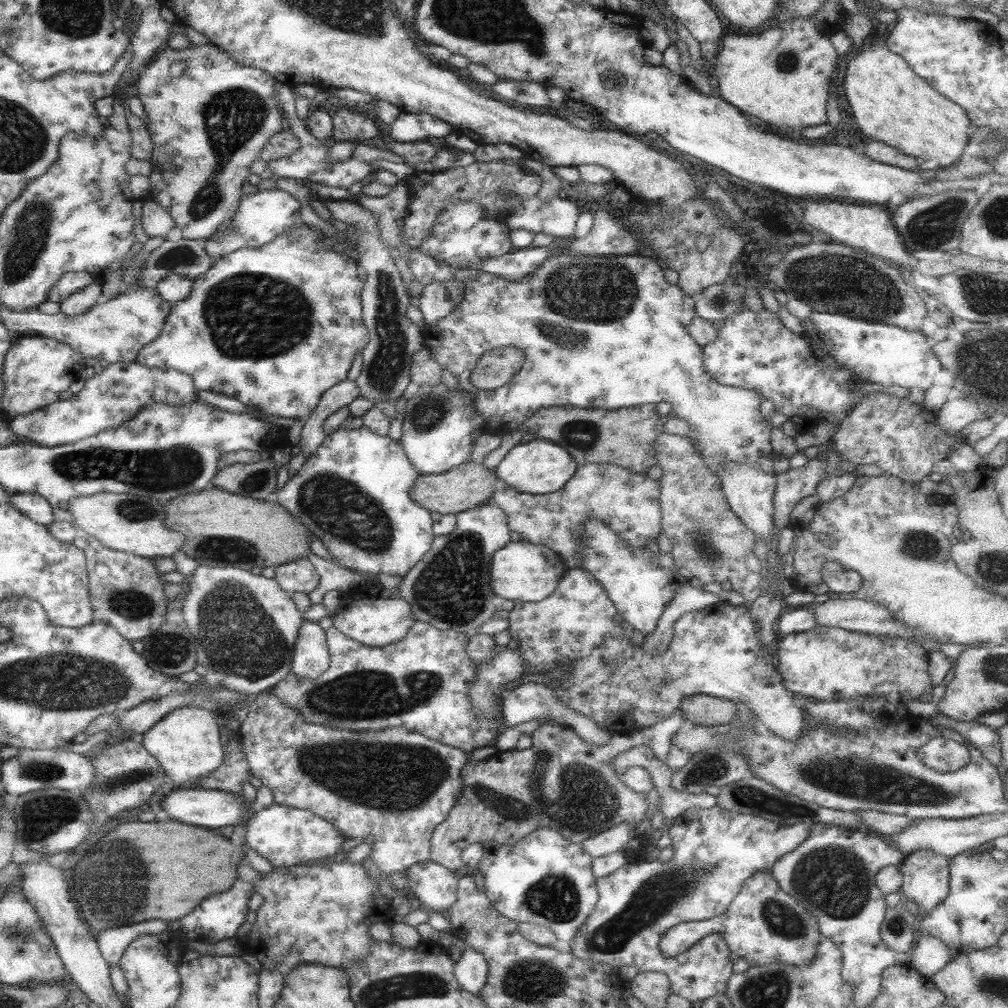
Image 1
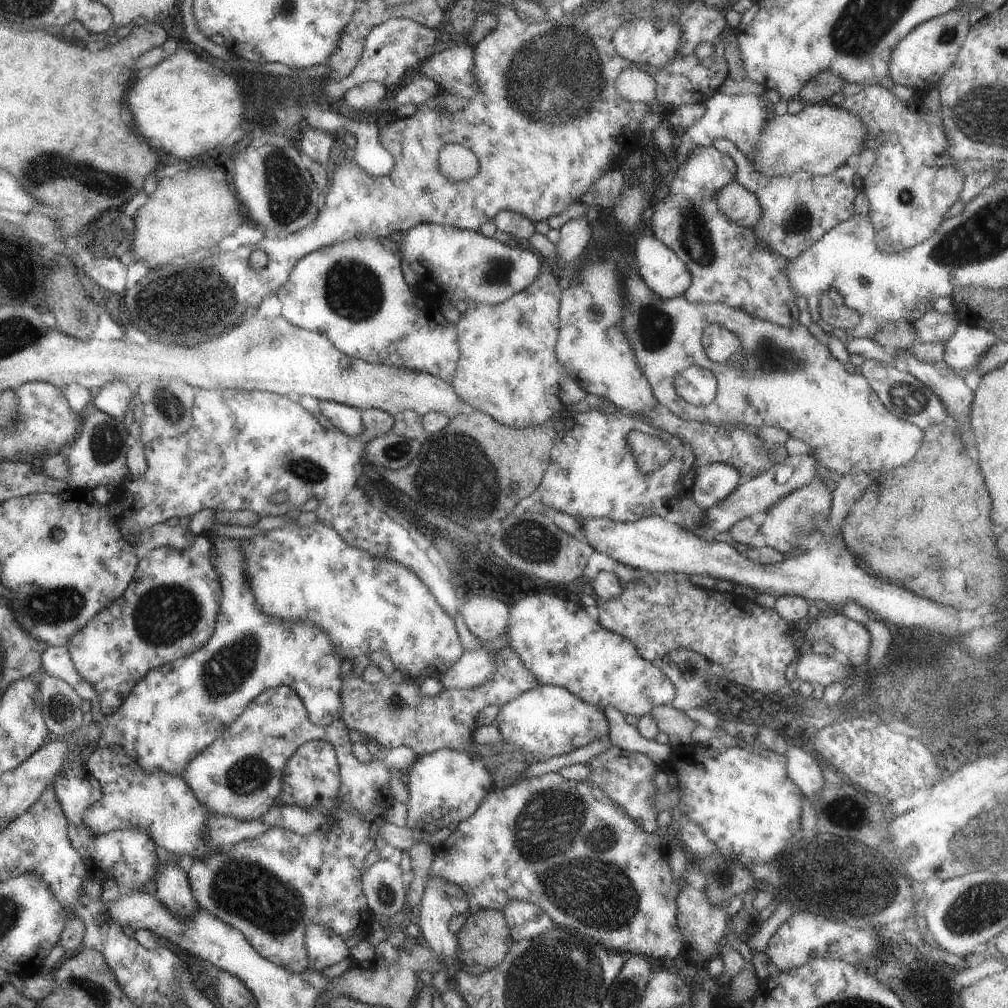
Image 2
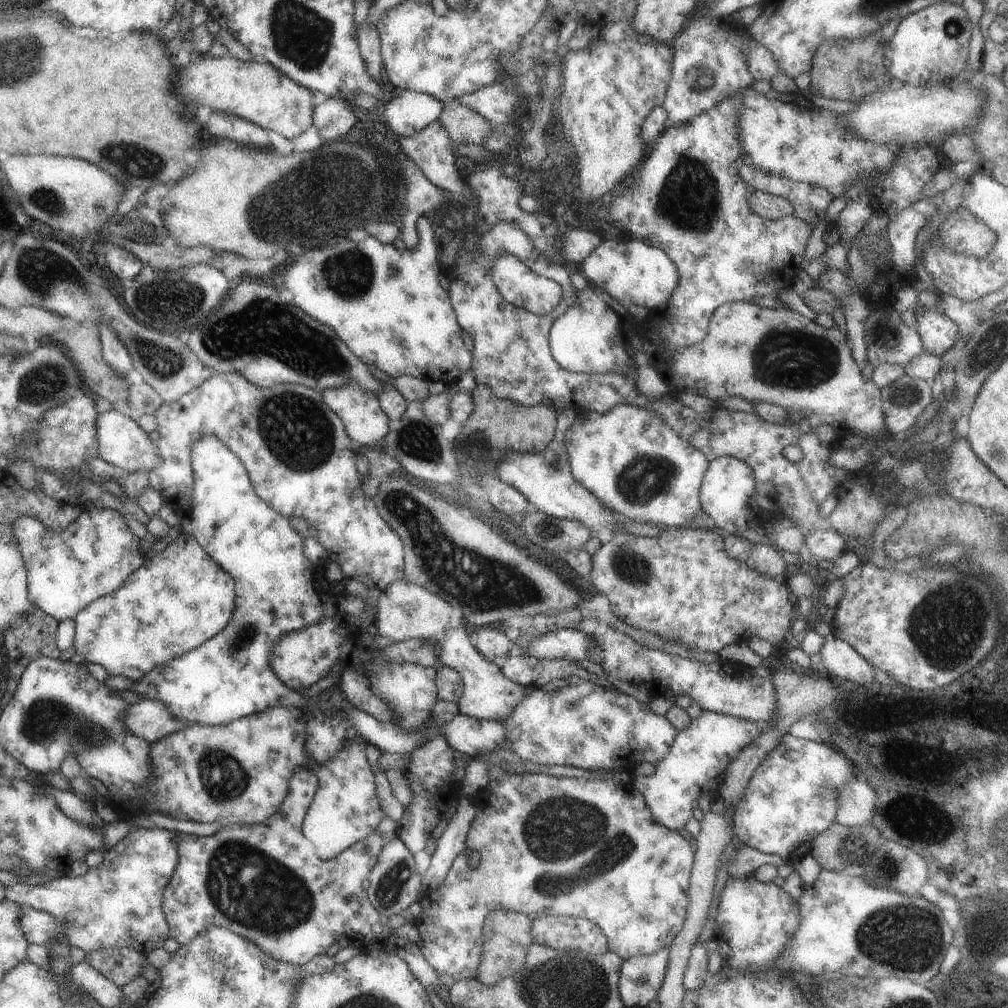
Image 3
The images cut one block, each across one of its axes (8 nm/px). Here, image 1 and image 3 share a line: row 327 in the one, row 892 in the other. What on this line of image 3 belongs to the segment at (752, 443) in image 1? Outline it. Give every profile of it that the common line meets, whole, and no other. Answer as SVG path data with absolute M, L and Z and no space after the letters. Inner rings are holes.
M506 773L499 780L489 780L480 793L474 797L478 808L469 830L467 830L464 850L455 856L442 884L437 889L428 892L425 889L421 892L417 902L423 910L414 924L414 930L418 935L417 948L425 963L435 972L438 986L441 989L449 989L455 982L462 979L474 978L478 963L479 950L481 947L481 928L485 916L498 909L523 914L533 920L544 915L562 915L577 919L586 919L596 927L606 941L606 948L609 953L615 954L619 959L636 955L647 955L671 944L674 937L681 931L686 918L688 906L688 881L694 858L692 841L681 831L671 831L661 824L653 821L650 811L645 807L643 798L630 786L616 780L593 778L555 778L547 774L510 774ZM467 852L475 852L479 856L479 862L475 868L469 868L467 864Z

